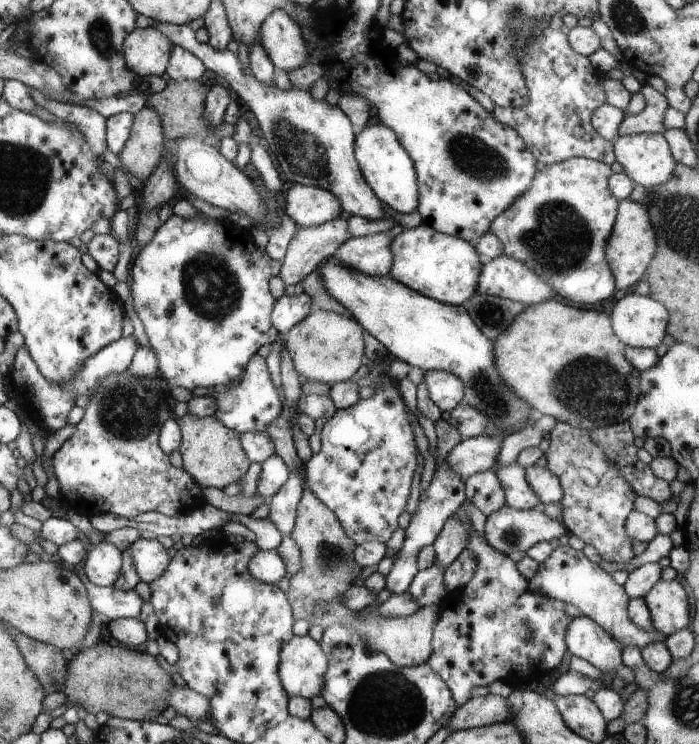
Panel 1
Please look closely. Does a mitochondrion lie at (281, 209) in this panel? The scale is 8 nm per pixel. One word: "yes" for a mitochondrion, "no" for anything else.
no

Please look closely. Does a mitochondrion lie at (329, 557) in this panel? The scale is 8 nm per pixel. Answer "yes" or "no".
yes

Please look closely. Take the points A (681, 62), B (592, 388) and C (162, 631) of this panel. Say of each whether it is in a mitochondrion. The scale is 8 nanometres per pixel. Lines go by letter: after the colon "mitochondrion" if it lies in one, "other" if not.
A: other
B: mitochondrion
C: other

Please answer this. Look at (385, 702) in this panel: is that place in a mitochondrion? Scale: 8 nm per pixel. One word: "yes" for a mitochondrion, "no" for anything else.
yes

